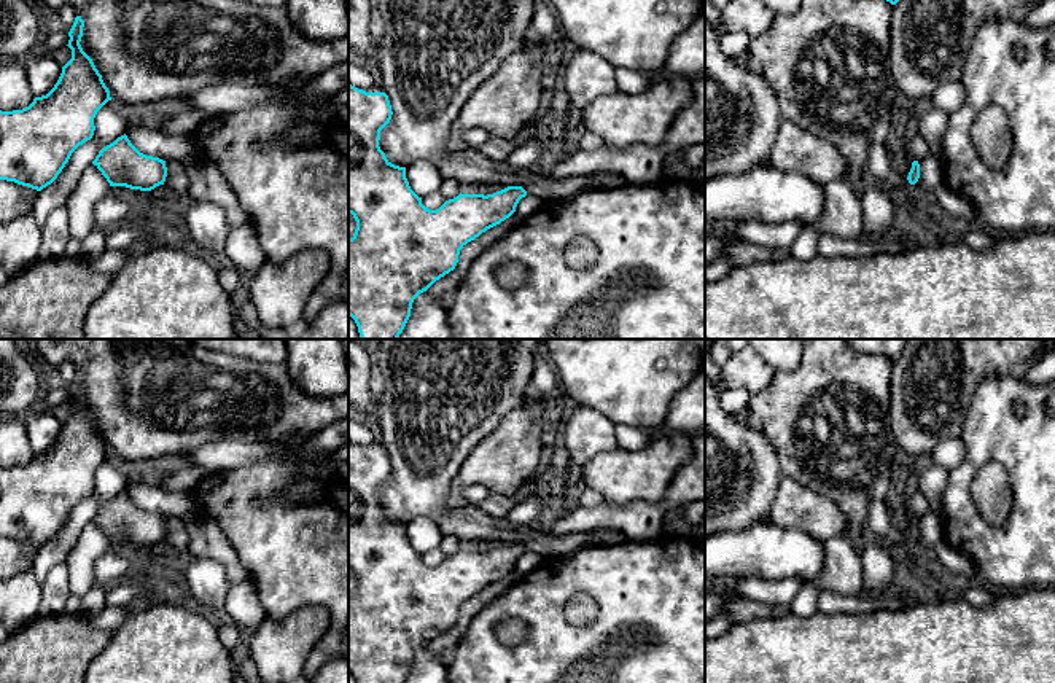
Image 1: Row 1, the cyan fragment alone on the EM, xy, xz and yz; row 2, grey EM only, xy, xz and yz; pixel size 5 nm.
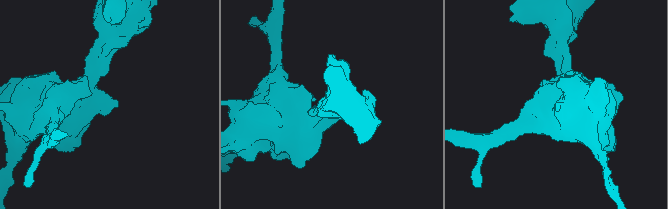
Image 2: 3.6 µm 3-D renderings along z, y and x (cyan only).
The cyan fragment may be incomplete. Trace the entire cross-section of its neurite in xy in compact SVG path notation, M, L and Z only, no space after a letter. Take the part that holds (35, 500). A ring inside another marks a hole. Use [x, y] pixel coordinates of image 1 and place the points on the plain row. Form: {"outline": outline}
{"outline": "M76 373L67 401L72 416L62 423L54 444L22 466L0 466L0 537L41 548L57 535L72 509L92 495L94 474L111 454L92 416L80 401L83 384L84 377Z"}

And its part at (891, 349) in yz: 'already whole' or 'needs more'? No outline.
already whole

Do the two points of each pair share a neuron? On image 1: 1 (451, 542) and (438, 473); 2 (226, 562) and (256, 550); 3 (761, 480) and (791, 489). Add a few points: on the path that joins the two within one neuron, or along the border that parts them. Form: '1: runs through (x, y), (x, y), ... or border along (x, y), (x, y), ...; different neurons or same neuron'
1: border along (444, 535), (454, 535), (460, 540); different neurons
2: border along (218, 526), (249, 577); different neurons
3: border along (782, 475), (769, 508), (769, 521); different neurons

